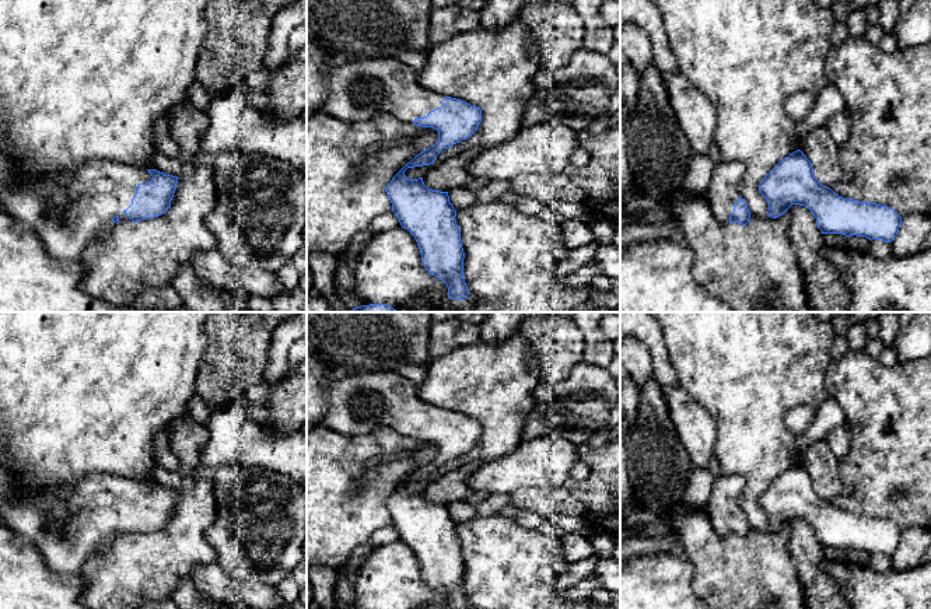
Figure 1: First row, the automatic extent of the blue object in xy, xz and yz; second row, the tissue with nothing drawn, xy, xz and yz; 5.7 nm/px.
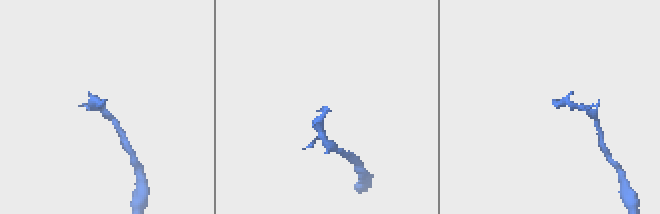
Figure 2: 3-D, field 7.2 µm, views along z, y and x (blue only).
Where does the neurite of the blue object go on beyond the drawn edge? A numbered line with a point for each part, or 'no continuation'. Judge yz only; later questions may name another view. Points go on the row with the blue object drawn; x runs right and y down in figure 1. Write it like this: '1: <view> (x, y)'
1: yz (723, 192)

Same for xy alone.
1: xy (67, 217)

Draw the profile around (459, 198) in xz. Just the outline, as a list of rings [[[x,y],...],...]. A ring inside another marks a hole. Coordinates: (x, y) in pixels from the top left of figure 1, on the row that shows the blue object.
[[[463,186],[455,188],[448,192],[449,202],[456,211],[476,203],[476,192],[468,190]]]

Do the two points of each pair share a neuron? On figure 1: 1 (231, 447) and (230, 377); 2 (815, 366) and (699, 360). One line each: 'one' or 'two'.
1: two
2: one

